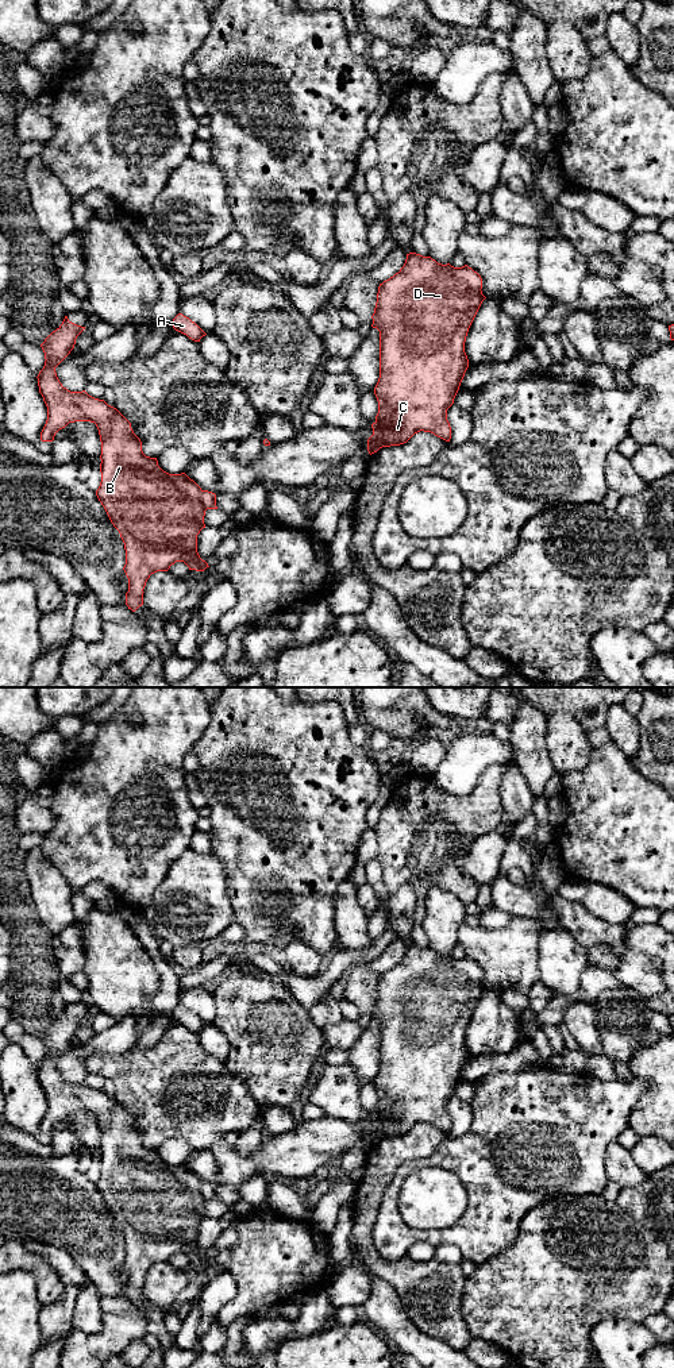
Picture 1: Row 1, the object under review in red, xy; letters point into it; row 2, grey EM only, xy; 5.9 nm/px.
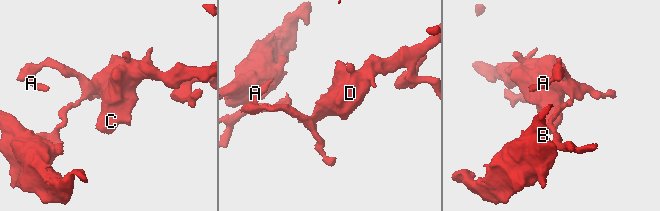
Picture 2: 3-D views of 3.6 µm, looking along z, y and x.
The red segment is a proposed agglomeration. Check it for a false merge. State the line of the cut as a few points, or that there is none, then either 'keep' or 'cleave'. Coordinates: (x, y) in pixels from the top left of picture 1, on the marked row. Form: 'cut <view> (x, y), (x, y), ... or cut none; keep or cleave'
cut xy (200, 490), (200, 501), (205, 509); cleave

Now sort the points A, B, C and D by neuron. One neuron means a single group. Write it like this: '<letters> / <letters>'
A C D / B

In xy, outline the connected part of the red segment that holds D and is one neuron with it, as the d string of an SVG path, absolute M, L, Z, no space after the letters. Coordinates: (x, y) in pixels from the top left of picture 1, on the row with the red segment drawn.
M407 254L404 266L378 286L373 328L380 331L380 378L374 388L378 413L371 424L373 435L367 439L369 454L382 447L407 443L415 433L424 431L450 442L451 427L447 409L454 404L461 382L469 367L465 342L469 328L486 298L482 294L482 278L467 265L454 267L438 263L431 257Z

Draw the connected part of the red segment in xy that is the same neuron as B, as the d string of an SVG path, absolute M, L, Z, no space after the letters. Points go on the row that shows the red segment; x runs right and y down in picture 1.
M65 316L62 324L41 344L45 366L38 374L39 393L47 406L47 420L41 432L42 442L53 442L55 433L69 423L95 423L101 442L101 482L96 496L111 523L119 531L126 550L123 567L128 578L126 605L135 612L143 605L143 589L151 574L167 571L176 562L184 562L189 570L204 571L208 566L197 552L197 535L203 528L205 506L200 500L201 488L185 473L169 474L158 466L157 458L146 456L142 442L134 433L131 423L104 400L89 396L85 390L70 392L59 382L55 367L74 348L77 336L85 327L72 323Z

